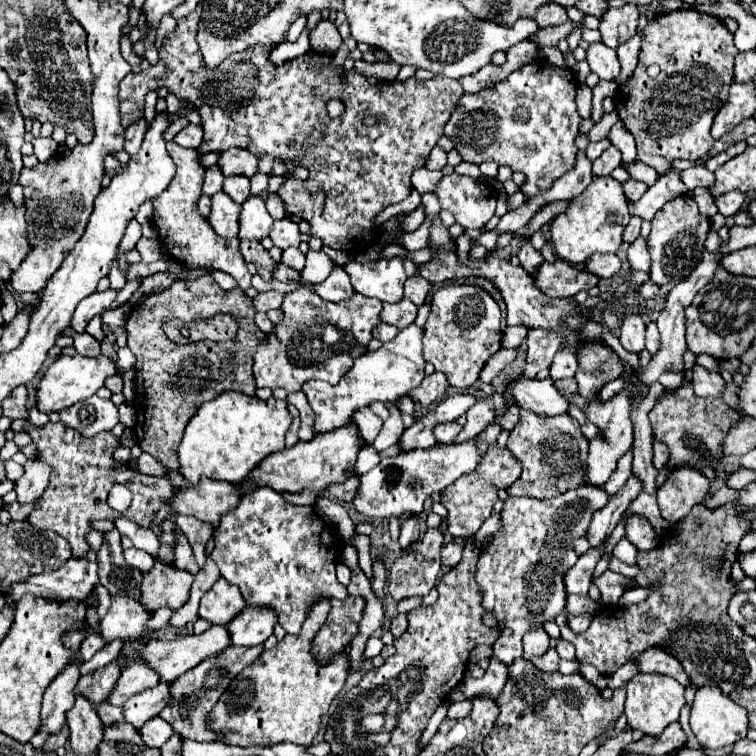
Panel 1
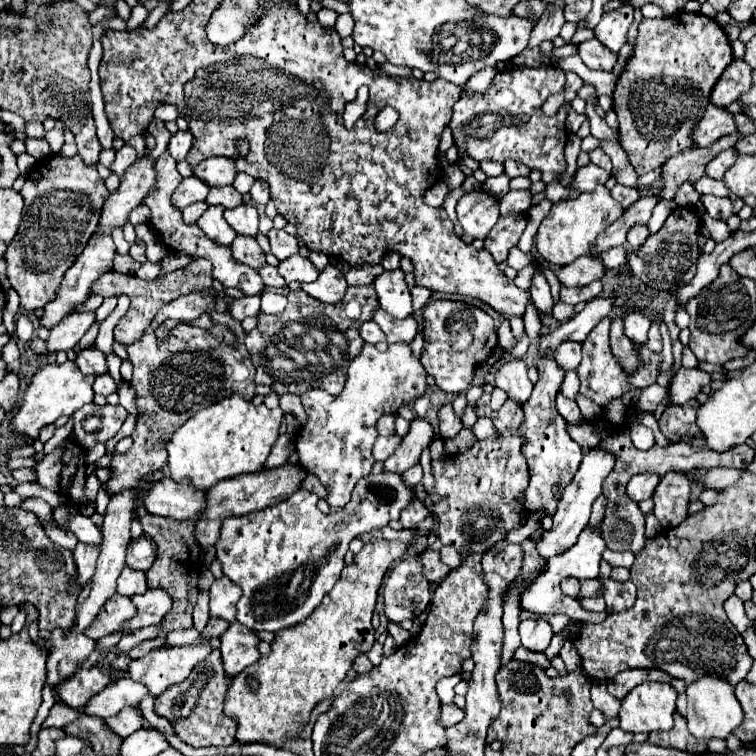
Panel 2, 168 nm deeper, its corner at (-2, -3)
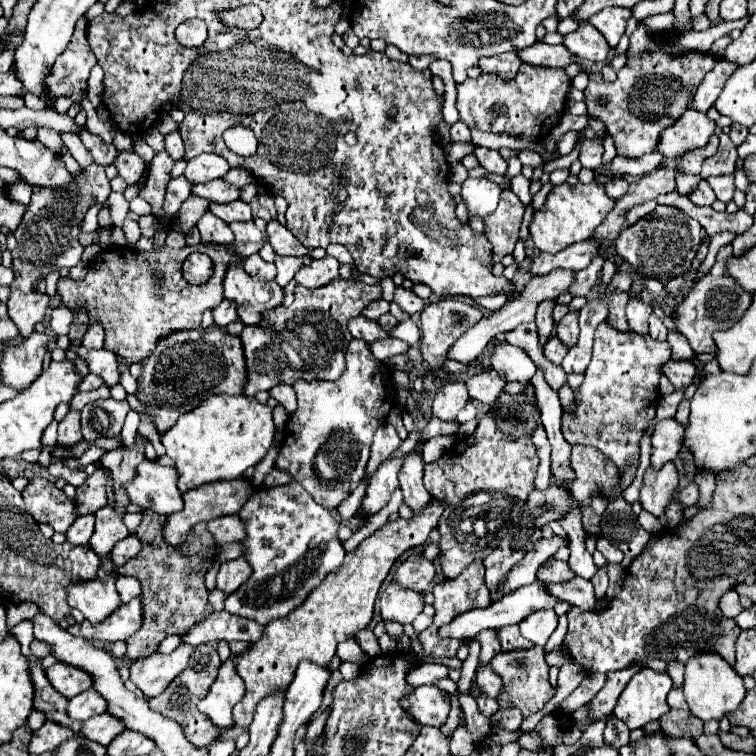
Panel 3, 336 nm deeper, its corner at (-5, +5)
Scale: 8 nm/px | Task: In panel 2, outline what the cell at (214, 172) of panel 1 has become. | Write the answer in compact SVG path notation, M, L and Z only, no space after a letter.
M190 176L190 178L184 178L180 188L174 192L174 204L176 208L186 208L188 204L194 204L194 202L200 202L208 196L210 192L210 186L204 182L204 180L198 180L196 176Z

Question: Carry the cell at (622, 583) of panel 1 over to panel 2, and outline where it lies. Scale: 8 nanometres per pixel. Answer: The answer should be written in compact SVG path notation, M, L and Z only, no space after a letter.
M590 578L590 580L584 580L582 582L582 588L580 588L580 596L578 598L584 598L584 596L602 596L602 584L600 584L600 578Z

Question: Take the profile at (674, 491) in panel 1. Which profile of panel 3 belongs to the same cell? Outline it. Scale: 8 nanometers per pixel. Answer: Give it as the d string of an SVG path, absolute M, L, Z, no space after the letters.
M673 462L663 464L661 470L647 468L643 474L643 486L639 492L639 504L653 516L661 516L671 502L677 488L677 470Z

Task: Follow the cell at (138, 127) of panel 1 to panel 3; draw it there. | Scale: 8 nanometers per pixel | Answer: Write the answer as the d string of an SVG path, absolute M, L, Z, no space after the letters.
M133 150L131 152L121 152L115 160L115 166L119 170L119 176L127 182L127 184L137 184L147 168L147 164L143 162L141 156L137 156Z

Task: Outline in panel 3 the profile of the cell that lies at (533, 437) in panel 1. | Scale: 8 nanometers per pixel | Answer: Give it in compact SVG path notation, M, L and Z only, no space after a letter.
M553 336L549 342L547 342L547 346L545 346L545 356L553 362L553 364L561 364L563 362L563 358L567 356L567 346L557 338L557 336Z

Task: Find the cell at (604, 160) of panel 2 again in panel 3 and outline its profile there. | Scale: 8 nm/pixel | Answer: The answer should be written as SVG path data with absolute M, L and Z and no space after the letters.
M585 140L581 144L581 152L579 152L579 160L583 164L583 168L597 168L601 166L601 156L603 156L603 144L599 144L599 140Z

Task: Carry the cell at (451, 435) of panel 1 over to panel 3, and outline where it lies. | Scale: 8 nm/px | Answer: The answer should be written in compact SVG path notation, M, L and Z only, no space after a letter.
M449 378L439 388L439 392L435 394L433 416L449 422L449 420L453 420L459 414L459 410L467 402L469 402L469 394L467 394L465 380L461 380L461 378Z

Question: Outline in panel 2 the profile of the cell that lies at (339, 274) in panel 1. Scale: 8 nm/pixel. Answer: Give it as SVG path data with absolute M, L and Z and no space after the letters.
M326 266L318 280L310 282L310 284L302 284L302 290L306 294L310 294L312 298L324 302L324 304L338 304L344 298L348 284L344 274L336 268L336 266Z

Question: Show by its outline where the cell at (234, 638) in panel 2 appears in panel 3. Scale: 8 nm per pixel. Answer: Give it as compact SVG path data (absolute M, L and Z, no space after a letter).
M233 656L219 668L217 680L211 684L207 696L197 704L197 708L211 720L211 724L219 730L217 738L225 736L227 730L233 728L233 706L243 698L245 682L233 670Z

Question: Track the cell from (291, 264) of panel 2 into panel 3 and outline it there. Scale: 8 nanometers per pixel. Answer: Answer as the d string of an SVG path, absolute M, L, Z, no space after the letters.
M277 256L275 258L275 266L277 266L277 276L275 276L275 282L285 288L291 278L295 276L295 272L305 264L305 258L283 258L283 256Z

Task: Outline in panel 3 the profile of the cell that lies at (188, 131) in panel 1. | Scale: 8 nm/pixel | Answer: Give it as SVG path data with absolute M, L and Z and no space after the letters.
M171 132L165 136L165 150L173 160L183 158L183 140L181 140L179 132Z

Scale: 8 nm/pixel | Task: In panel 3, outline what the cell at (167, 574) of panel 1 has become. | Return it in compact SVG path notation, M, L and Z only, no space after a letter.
M137 596L129 604L119 606L107 620L103 620L103 624L91 624L83 620L81 624L73 624L67 630L73 636L83 636L87 640L99 640L99 642L113 644L119 640L127 640L131 634L135 634L139 630L141 618L143 618L143 606Z

